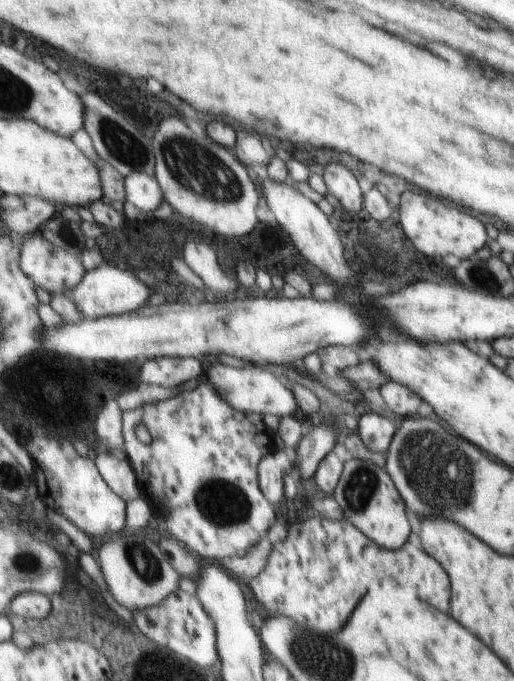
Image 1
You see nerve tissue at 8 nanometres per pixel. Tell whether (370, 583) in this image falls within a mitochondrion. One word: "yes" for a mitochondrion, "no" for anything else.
no

